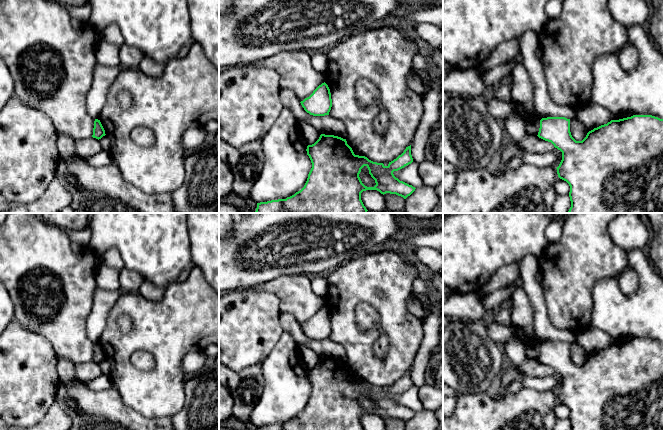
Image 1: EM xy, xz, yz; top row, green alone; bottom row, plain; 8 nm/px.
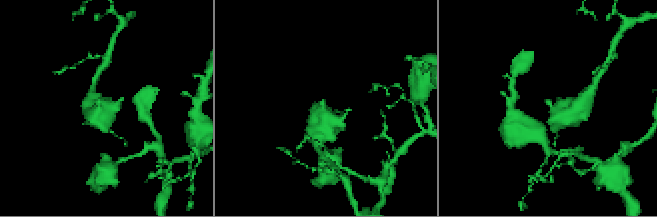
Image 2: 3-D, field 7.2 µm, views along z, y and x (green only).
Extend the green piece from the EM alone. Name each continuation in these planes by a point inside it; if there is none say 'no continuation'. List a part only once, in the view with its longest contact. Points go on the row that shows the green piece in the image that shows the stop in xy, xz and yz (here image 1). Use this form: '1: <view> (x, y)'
no continuation

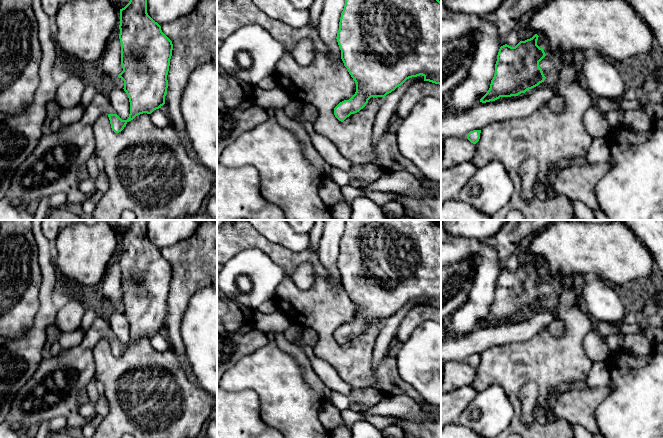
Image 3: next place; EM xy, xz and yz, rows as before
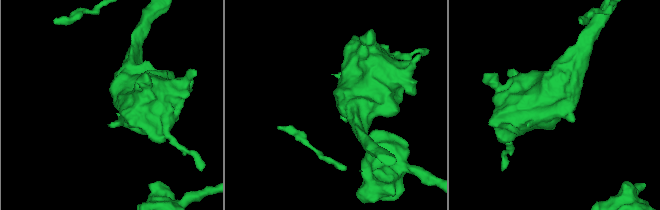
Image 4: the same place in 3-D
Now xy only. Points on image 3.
1: xy (53, 166)

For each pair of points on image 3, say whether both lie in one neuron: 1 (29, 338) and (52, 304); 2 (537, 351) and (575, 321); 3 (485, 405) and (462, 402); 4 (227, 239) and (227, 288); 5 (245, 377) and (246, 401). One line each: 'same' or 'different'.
1: same
2: same
3: different
4: different
5: different

